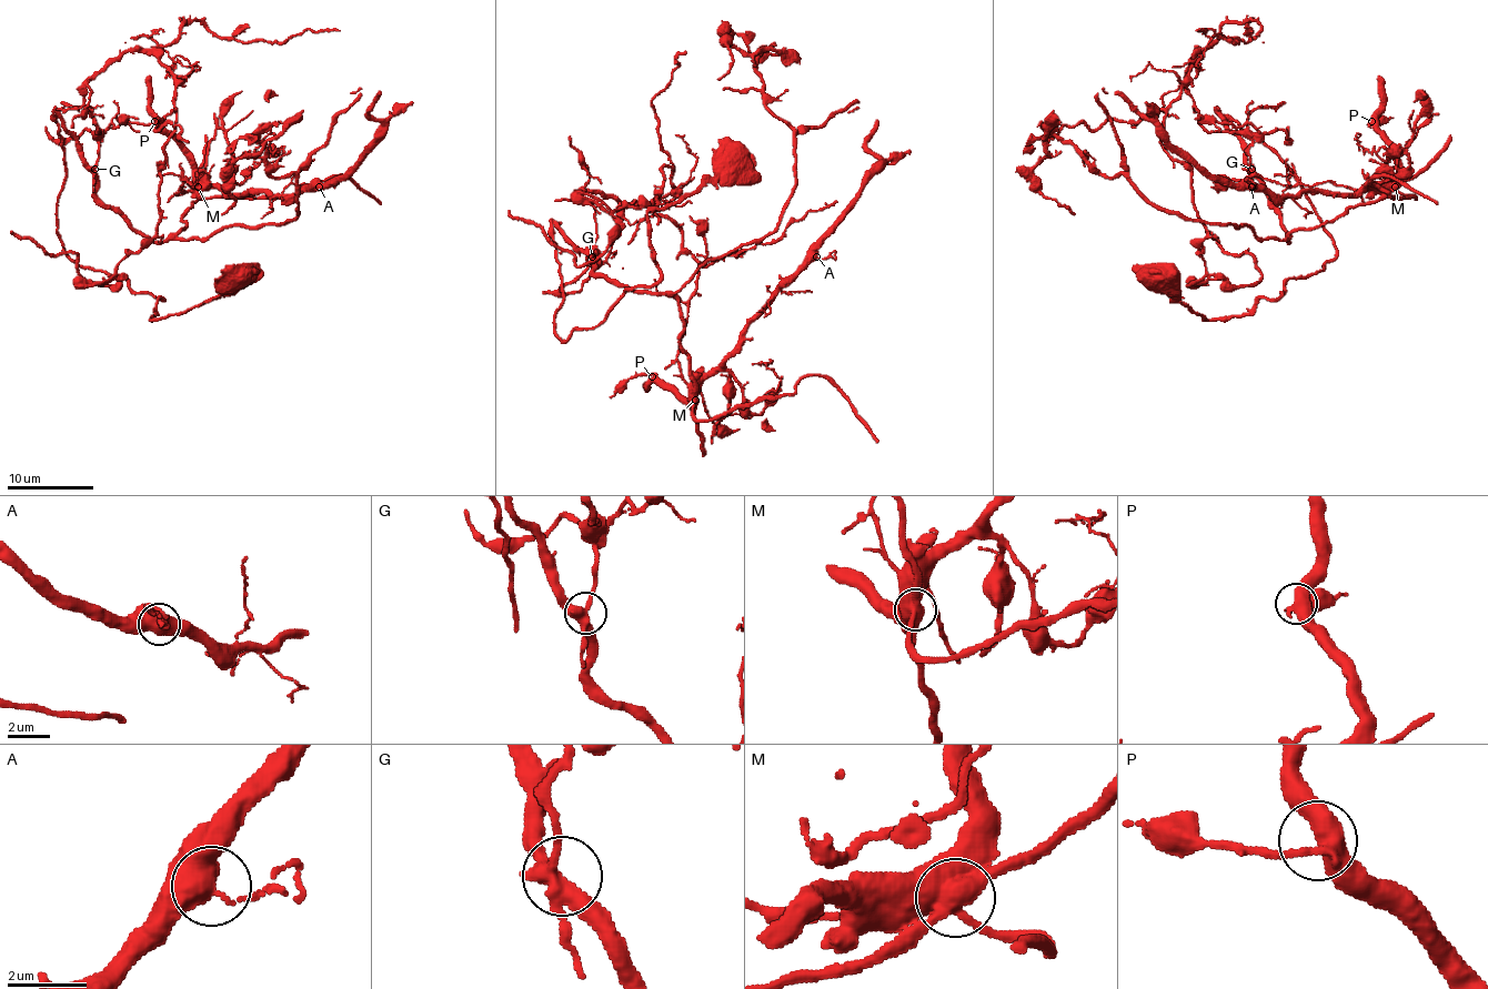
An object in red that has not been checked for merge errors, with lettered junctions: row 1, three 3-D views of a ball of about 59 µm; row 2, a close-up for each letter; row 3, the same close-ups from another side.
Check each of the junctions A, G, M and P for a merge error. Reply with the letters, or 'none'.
M

